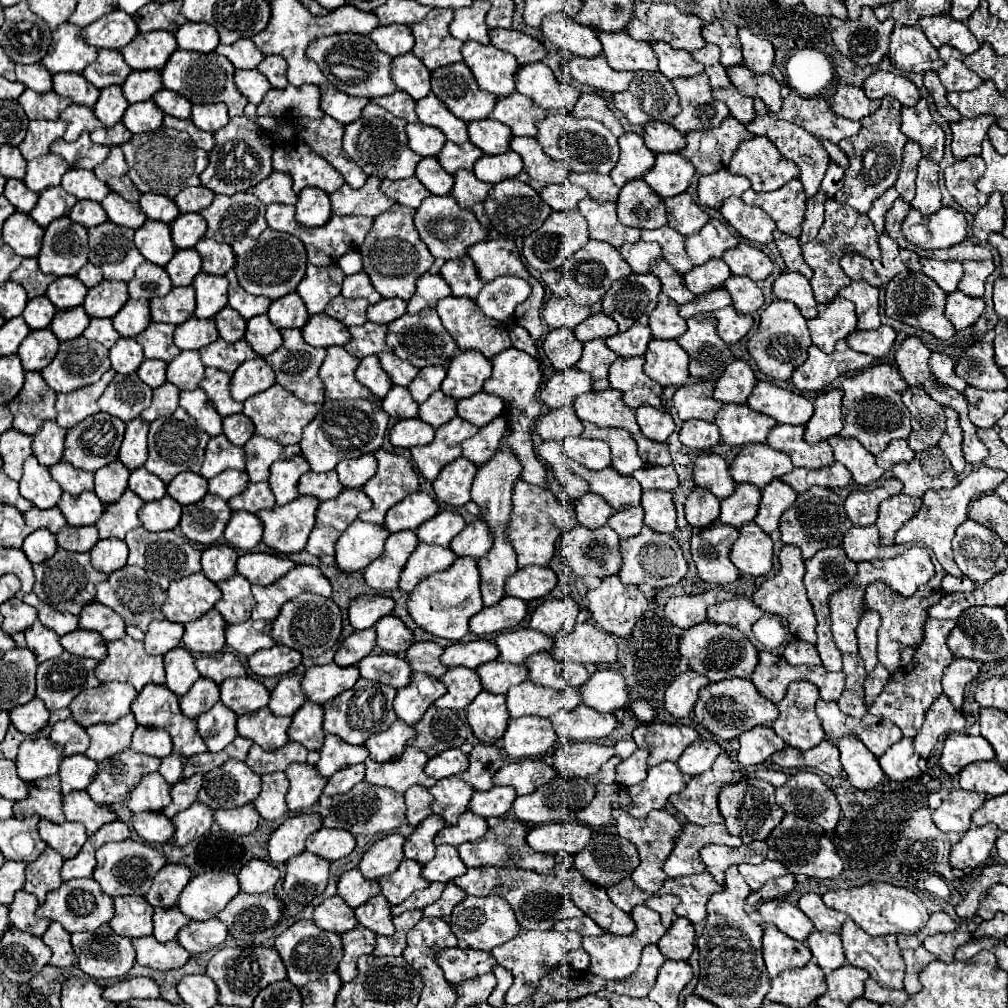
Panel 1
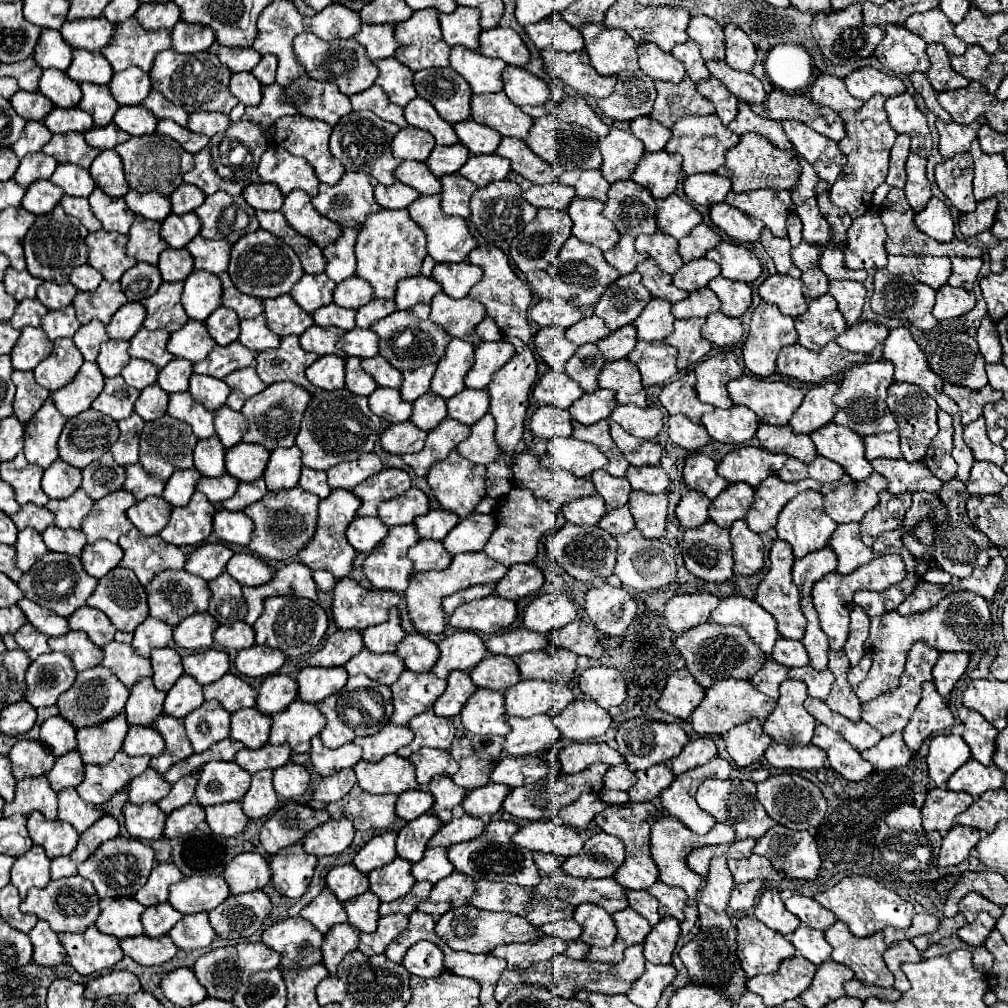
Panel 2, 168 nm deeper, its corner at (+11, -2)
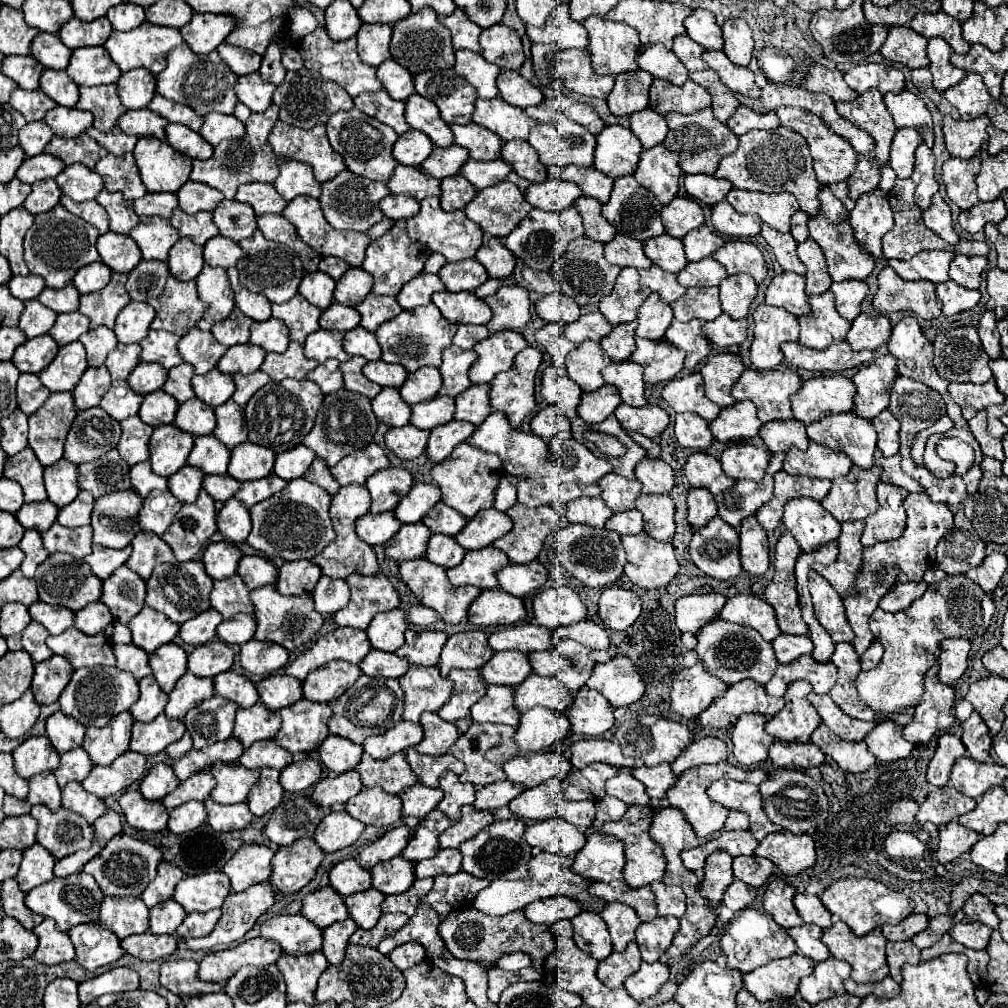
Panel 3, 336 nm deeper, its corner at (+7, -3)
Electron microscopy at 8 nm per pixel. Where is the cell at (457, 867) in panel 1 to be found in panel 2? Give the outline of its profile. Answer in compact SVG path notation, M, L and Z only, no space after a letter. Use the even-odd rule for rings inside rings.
M427 848L423 860L413 864L415 880L429 880L431 884L447 878L453 870L455 868L447 858L447 848Z

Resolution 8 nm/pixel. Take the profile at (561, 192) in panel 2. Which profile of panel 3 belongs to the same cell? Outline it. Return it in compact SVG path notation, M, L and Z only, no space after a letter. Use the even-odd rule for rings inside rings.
M547 179L543 183L533 183L525 191L529 205L545 211L563 211L581 197L581 189L575 183L561 179Z

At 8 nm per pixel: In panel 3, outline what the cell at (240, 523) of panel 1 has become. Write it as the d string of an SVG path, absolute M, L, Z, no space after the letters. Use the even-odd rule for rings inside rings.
M229 499L225 507L217 513L217 527L219 527L219 533L231 543L247 541L251 533L249 509L241 505L237 499Z

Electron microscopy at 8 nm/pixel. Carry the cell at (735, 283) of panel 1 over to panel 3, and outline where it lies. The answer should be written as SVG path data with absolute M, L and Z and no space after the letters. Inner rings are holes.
M745 273L729 275L719 283L719 289L723 313L731 315L733 319L747 317L749 305L757 297L757 283L753 281L753 277Z

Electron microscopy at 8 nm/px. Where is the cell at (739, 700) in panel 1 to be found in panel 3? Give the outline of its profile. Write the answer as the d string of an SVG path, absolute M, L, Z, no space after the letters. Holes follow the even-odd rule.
M743 679L731 685L723 697L715 699L705 711L699 713L699 725L729 731L743 713L759 713L771 719L783 707L783 699L767 695L763 685Z

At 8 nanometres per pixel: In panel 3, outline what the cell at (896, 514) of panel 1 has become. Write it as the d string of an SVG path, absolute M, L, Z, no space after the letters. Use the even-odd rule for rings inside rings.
M889 483L877 485L877 497L879 497L879 509L865 519L865 531L861 537L863 547L875 545L879 541L897 539L905 529L905 509L903 501L907 497L905 489L891 487Z

